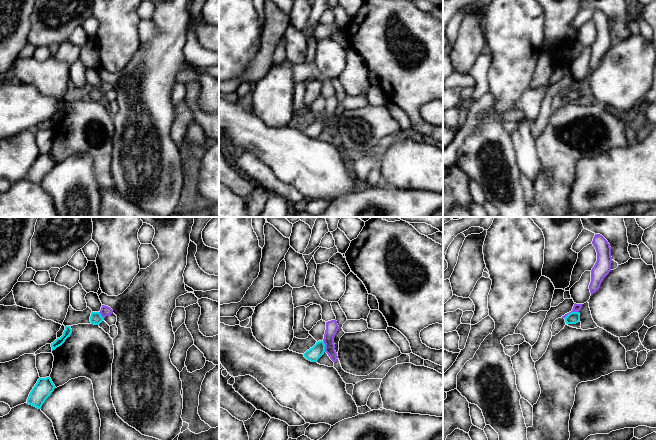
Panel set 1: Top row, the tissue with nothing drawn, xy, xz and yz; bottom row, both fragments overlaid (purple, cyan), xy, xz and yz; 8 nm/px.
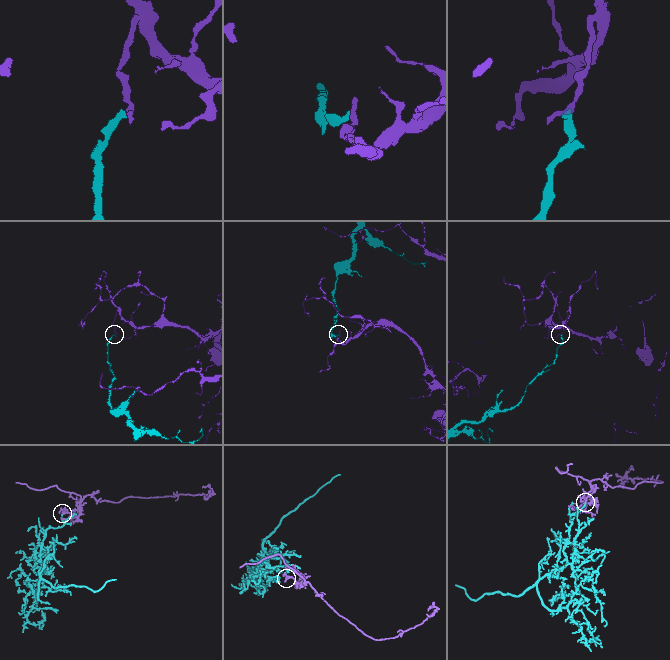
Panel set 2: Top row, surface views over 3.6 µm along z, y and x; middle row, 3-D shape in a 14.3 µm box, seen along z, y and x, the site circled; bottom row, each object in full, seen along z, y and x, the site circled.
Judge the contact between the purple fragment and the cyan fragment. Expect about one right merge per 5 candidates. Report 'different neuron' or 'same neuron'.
different neuron

